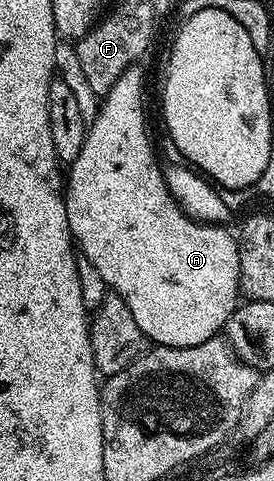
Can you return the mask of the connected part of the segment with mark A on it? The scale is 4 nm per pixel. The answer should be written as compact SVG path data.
M134 65L122 73L119 81L111 85L111 89L101 99L101 107L93 123L88 124L83 141L83 149L79 149L79 157L75 157L73 163L67 167L67 186L65 187L65 208L67 209L67 221L69 231L73 234L76 246L80 254L91 265L95 265L100 273L106 288L112 294L123 297L127 301L127 309L131 309L131 317L135 317L139 329L143 329L146 340L150 344L162 347L190 347L199 345L208 339L218 338L222 334L227 320L233 316L239 306L239 292L241 290L241 274L239 273L239 253L237 252L237 239L229 236L224 226L202 225L198 220L185 214L180 203L169 192L169 185L165 182L165 172L162 164L157 163L157 155L153 152L153 143L149 140L149 131L145 128L145 91L141 86L145 83L145 75L140 66Z

